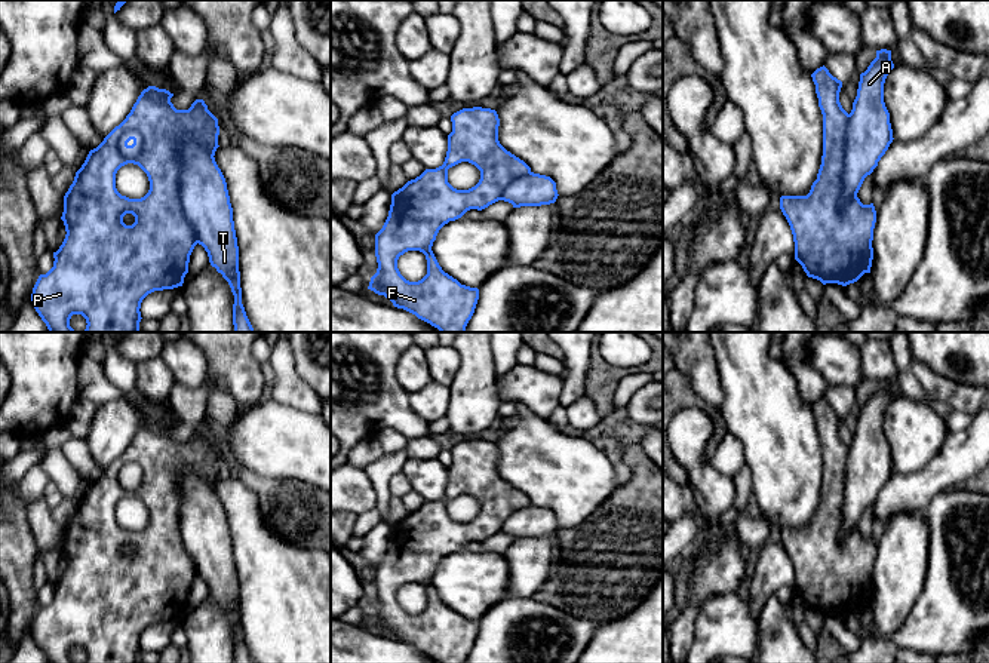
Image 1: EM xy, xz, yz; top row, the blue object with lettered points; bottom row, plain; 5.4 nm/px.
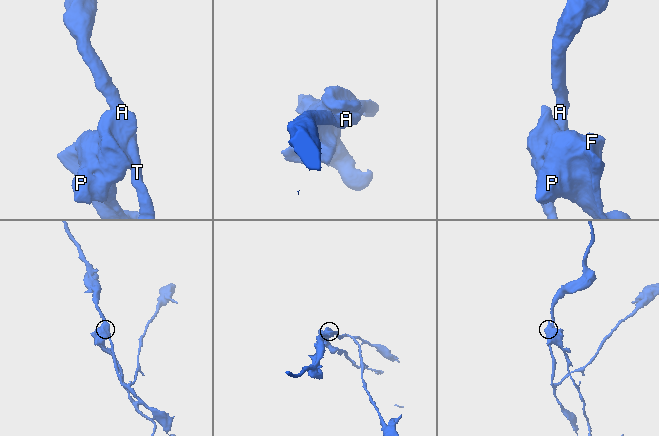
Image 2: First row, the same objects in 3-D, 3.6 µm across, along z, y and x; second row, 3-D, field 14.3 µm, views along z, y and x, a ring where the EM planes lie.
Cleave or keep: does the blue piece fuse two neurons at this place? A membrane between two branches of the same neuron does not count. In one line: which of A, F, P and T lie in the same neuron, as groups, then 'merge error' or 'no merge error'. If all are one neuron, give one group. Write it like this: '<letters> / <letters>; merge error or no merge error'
A T / F P; merge error

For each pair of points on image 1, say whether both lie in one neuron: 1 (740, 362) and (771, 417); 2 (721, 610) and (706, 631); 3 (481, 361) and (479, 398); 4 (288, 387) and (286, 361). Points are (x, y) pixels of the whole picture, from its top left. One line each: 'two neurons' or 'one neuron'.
1: one neuron
2: one neuron
3: one neuron
4: one neuron

